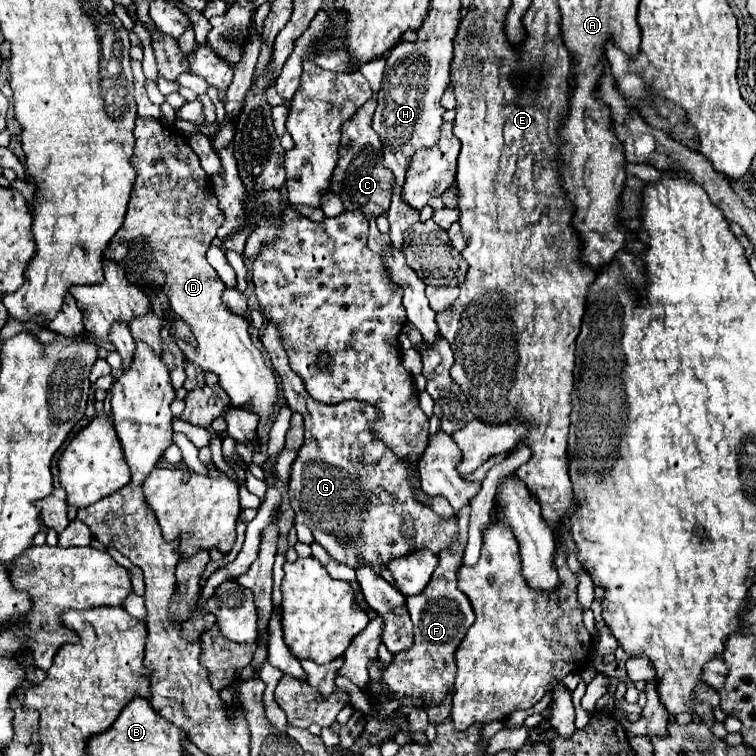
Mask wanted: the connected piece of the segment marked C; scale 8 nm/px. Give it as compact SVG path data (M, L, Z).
M372 95L366 101L366 105L360 107L358 113L344 123L340 143L360 143L360 145L354 145L354 149L340 149L340 161L334 169L330 183L330 189L344 199L348 211L360 209L368 219L376 219L388 211L394 181L394 175L382 165L382 143L376 131L372 129L374 109L376 109L376 95Z

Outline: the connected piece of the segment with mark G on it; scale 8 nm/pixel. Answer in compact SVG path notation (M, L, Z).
M268 325L262 343L268 351L268 357L272 361L272 367L282 379L282 391L288 399L288 407L292 411L300 411L304 415L304 427L306 437L298 451L298 457L292 465L292 479L290 479L290 507L294 511L296 523L304 523L314 539L338 561L356 571L356 561L368 561L376 573L382 573L382 569L390 563L394 557L406 557L408 553L430 549L434 555L440 555L440 551L448 549L458 539L458 517L444 519L436 515L428 505L422 501L416 501L416 489L412 485L414 479L418 479L418 469L414 463L404 461L384 445L384 441L378 441L376 433L372 431L374 423L380 421L380 411L374 409L374 405L366 401L344 401L336 405L322 405L314 401L306 389L302 379L290 369L286 351L280 343L280 333L274 325Z

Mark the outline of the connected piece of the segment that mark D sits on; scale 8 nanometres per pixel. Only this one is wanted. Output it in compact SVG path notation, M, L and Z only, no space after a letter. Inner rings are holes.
M136 119L136 129L134 129L134 137L136 137L136 147L134 147L134 157L132 157L132 165L136 169L136 183L132 189L132 197L128 203L128 211L126 211L126 219L120 227L120 231L112 237L110 241L110 251L114 253L114 257L126 259L130 255L130 245L142 243L146 249L146 269L142 273L144 283L136 283L140 287L158 287L156 291L162 291L168 299L168 309L164 311L166 319L174 323L174 319L182 319L190 329L192 329L192 337L196 341L196 345L184 341L184 339L176 339L176 343L180 345L180 349L184 351L184 355L188 357L190 363L202 367L202 369L210 369L220 377L220 387L228 393L232 405L248 409L252 413L258 415L258 439L252 441L250 449L256 453L262 447L262 427L268 425L270 417L276 413L276 403L278 403L278 379L276 373L272 371L270 365L266 365L266 359L262 355L262 351L252 343L250 339L250 323L236 315L224 301L222 301L222 293L226 291L226 283L218 277L218 273L212 269L212 265L206 259L206 251L212 243L212 239L216 237L218 227L224 223L224 213L218 207L216 195L210 187L210 177L204 173L204 169L200 167L198 155L190 149L190 145L186 143L186 139L176 131L176 129L168 129L166 125L162 125L158 119Z

